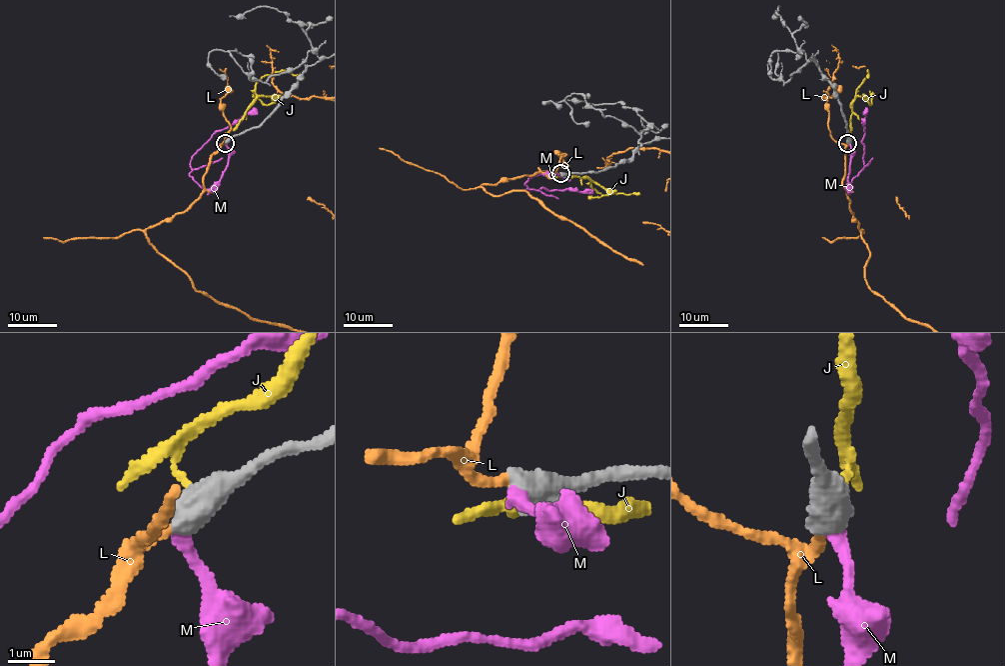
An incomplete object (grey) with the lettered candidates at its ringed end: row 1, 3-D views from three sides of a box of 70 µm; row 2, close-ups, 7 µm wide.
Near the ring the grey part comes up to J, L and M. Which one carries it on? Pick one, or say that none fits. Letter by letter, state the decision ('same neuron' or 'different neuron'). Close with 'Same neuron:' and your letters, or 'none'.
J: different neuron
L: same neuron
M: different neuron
Same neuron: L

